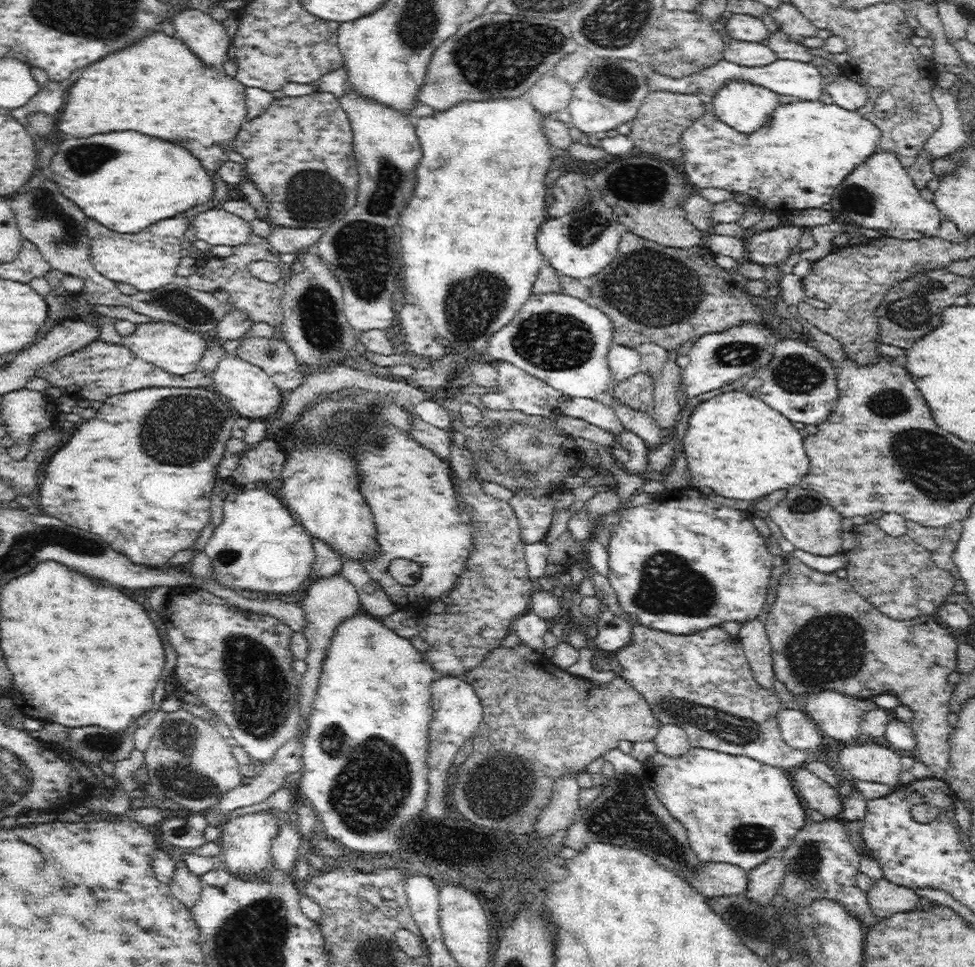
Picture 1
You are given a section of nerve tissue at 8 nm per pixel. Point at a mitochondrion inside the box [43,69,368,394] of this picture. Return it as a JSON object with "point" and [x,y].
{"point":[313,196]}

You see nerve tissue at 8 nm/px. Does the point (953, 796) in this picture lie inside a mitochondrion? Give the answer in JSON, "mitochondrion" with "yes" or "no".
{"mitochondrion":"no"}

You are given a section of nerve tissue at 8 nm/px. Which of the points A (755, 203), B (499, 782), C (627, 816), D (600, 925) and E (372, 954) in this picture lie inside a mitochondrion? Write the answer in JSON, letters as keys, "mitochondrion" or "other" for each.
{"A":"other","B":"mitochondrion","C":"mitochondrion","D":"other","E":"mitochondrion"}

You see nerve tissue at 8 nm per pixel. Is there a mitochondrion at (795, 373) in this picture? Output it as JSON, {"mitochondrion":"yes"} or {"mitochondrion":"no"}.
{"mitochondrion":"yes"}

